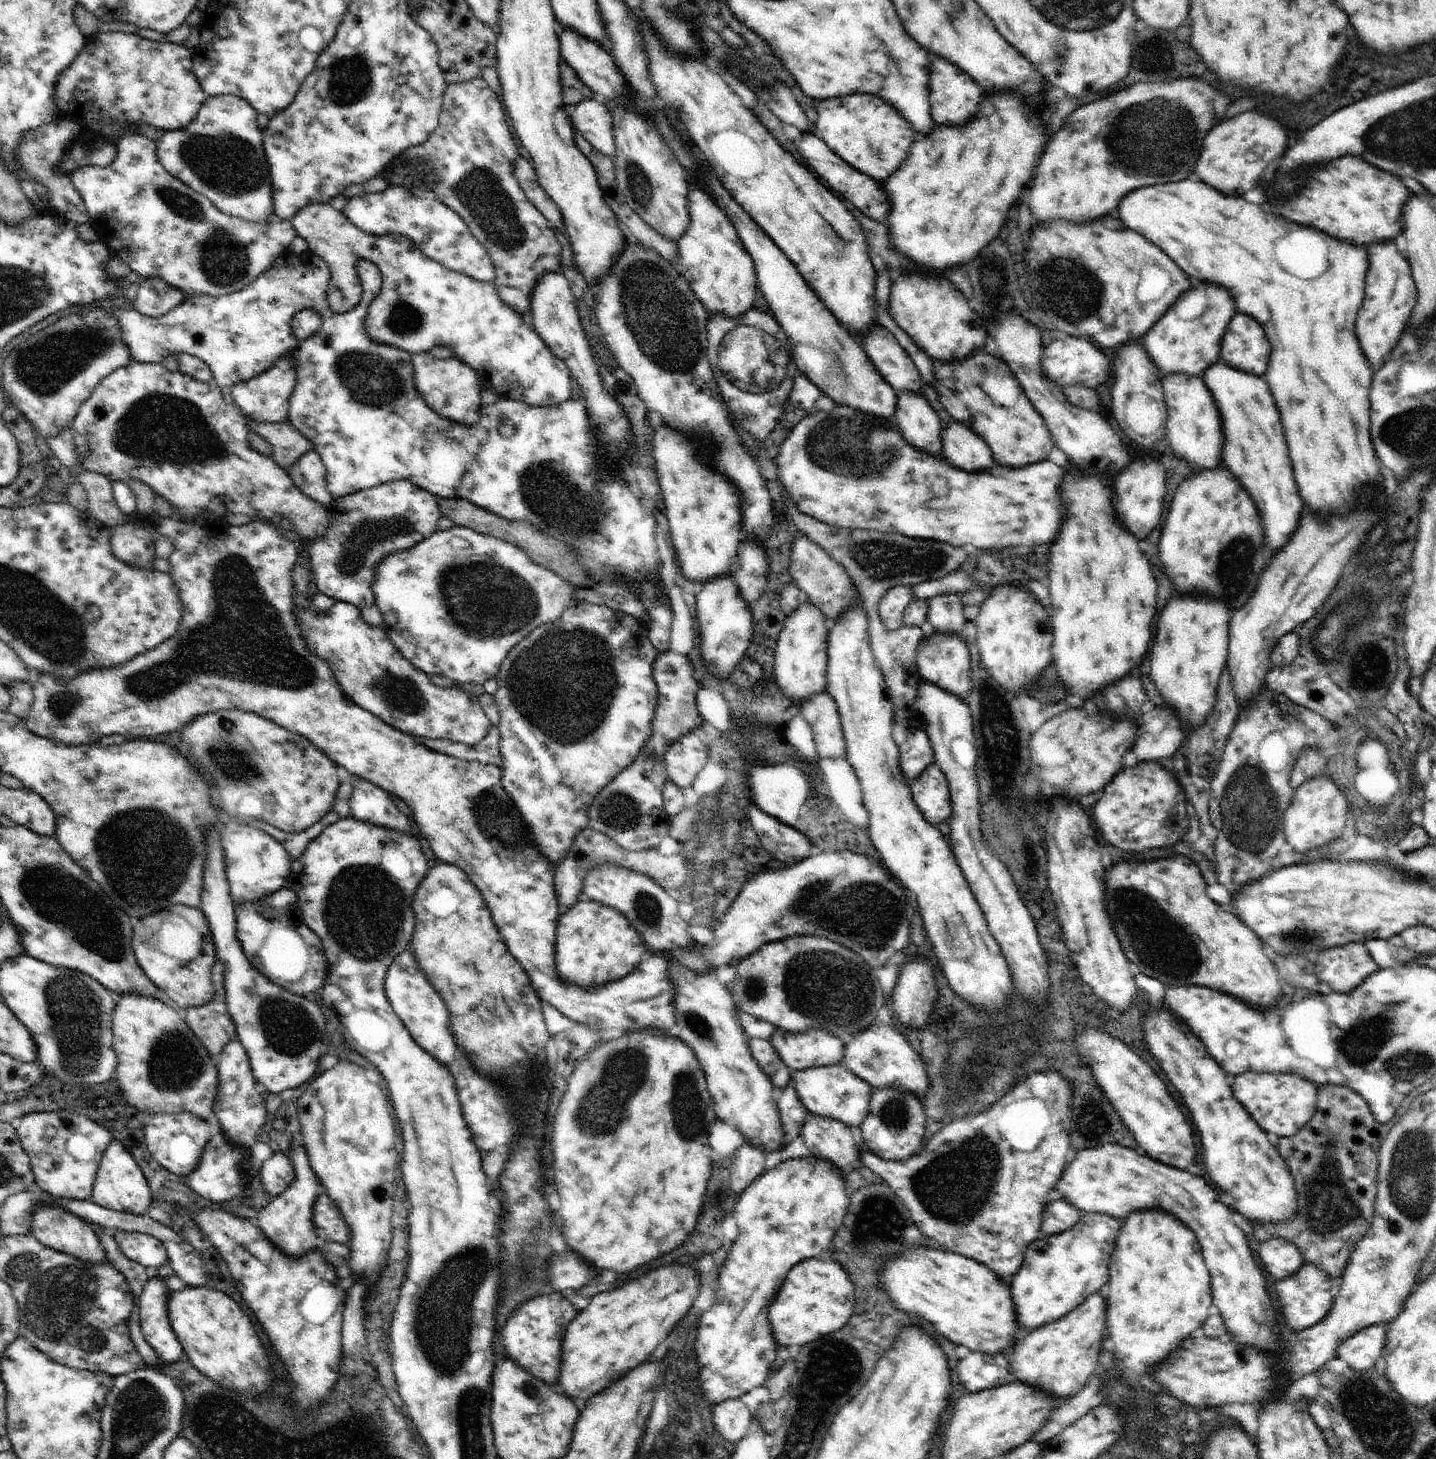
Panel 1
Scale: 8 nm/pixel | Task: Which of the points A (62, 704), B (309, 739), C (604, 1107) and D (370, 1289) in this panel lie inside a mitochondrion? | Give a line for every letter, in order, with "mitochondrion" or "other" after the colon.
A: mitochondrion
B: other
C: mitochondrion
D: other

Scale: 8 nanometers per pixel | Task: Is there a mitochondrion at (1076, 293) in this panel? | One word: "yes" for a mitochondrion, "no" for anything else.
yes

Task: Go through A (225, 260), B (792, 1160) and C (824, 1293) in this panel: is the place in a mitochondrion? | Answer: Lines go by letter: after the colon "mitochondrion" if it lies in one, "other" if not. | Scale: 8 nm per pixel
A: mitochondrion
B: other
C: other

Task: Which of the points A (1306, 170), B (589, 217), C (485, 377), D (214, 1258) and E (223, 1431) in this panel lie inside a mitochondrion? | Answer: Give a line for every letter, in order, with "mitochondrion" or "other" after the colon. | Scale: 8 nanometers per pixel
A: other
B: other
C: other
D: other
E: mitochondrion

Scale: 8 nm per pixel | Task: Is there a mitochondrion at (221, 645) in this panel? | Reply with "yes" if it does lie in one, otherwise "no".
yes

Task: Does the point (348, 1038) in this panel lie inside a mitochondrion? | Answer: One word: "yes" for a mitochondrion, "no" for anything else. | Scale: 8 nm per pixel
no

